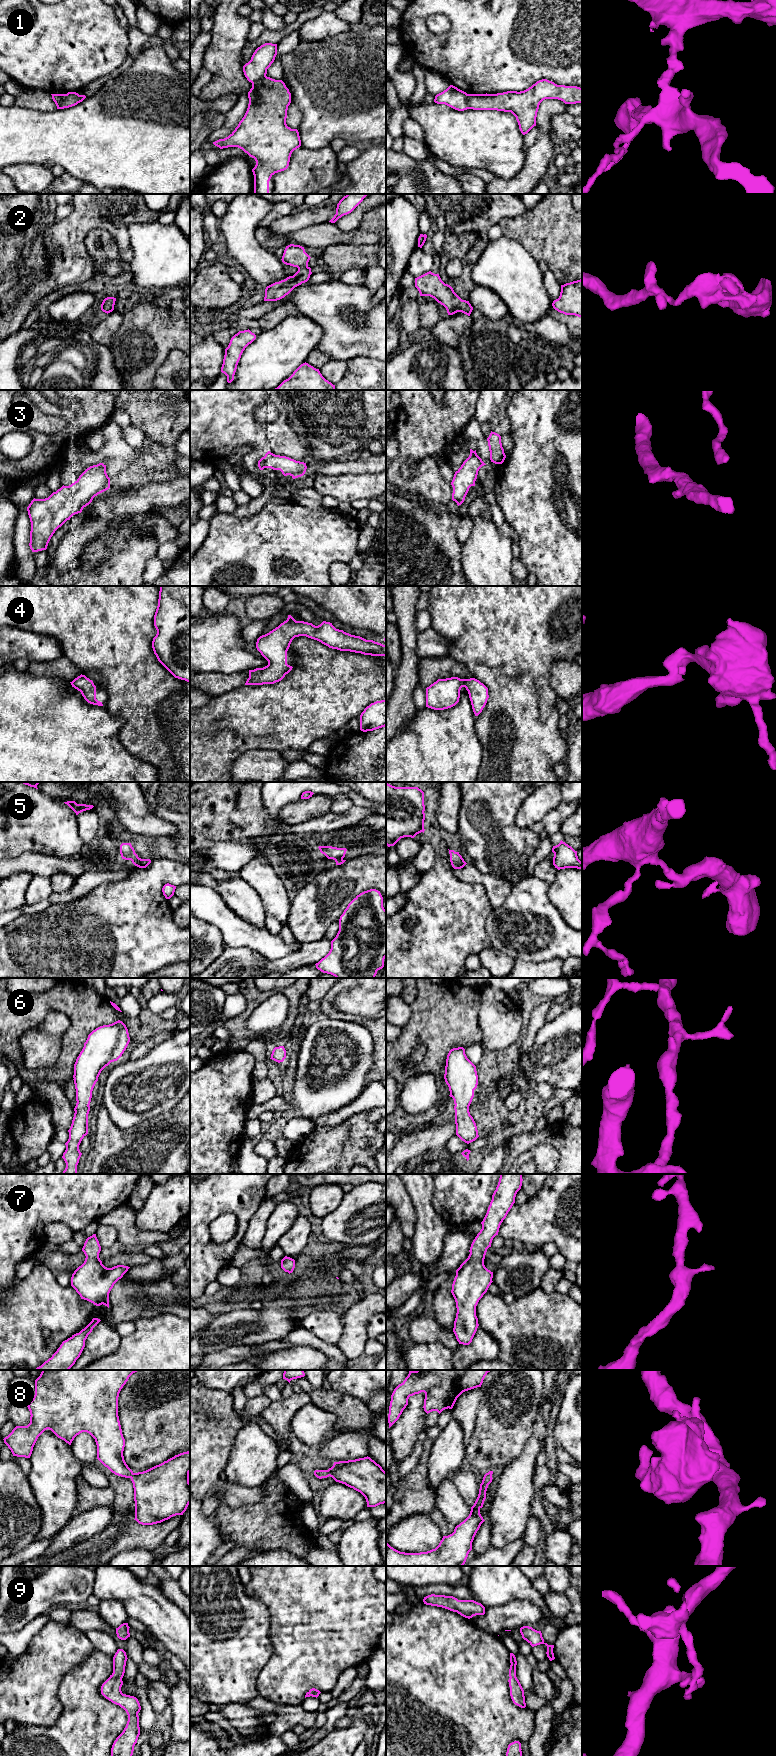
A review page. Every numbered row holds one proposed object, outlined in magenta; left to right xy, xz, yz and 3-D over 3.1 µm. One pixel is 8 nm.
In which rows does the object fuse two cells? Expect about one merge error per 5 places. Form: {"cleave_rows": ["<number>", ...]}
{"cleave_rows": ["1"]}

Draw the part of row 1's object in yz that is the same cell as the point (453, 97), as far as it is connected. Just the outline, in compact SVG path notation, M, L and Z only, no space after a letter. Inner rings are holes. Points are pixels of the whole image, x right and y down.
M450 85L446 90L437 94L434 102L445 104L458 111L469 109L467 93L453 85Z

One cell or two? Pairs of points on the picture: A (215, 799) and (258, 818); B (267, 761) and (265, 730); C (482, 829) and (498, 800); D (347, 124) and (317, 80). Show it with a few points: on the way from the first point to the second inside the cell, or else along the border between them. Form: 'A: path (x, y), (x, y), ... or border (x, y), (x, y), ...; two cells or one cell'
A: path (226, 805), (241, 817), (247, 818); one cell
B: border (280, 751), (247, 750), (243, 753); two cells
C: path (486, 822), (488, 810), (491, 807); one cell
D: path (347, 113), (347, 110), (328, 91); one cell

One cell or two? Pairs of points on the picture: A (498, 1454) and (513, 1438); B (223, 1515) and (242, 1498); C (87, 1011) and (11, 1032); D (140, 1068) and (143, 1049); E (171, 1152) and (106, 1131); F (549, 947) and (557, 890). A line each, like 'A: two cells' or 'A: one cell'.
A: one cell
B: two cells
C: one cell
D: two cells
E: one cell
F: two cells

